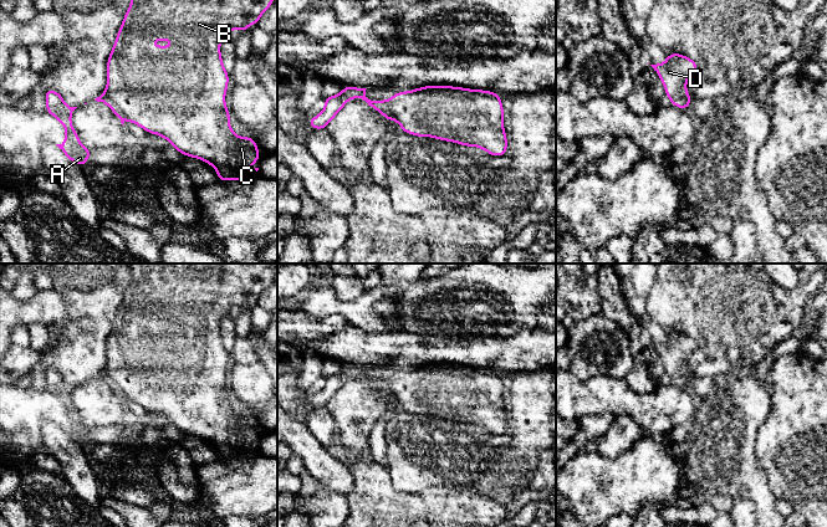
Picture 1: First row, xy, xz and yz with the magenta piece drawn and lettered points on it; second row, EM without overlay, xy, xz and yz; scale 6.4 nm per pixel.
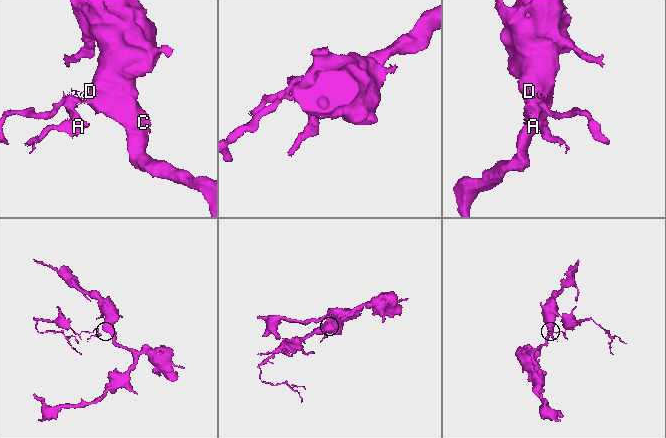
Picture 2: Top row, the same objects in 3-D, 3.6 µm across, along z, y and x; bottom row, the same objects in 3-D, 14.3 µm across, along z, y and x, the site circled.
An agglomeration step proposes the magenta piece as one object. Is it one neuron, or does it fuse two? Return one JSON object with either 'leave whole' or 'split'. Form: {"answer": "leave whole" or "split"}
{"answer": "leave whole"}

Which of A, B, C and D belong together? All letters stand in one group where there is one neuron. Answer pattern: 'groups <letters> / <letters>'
groups A B C D

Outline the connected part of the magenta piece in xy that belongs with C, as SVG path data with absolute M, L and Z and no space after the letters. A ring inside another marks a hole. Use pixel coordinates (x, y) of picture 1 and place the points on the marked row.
M132 0L129 9L124 14L123 22L118 30L114 45L107 60L107 87L106 91L95 101L106 103L112 112L121 119L123 126L124 121L129 121L147 133L158 134L165 138L179 153L189 158L199 158L215 168L219 181L243 180L247 183L251 179L254 170L252 163L259 162L261 158L257 150L257 143L251 137L238 137L229 123L230 111L225 106L225 93L229 85L229 73L224 68L220 44L221 40L229 36L233 29L239 29L243 34L247 31L250 24L259 25L261 15L272 5L274 0ZM150 40L173 40L172 47L149 46Z

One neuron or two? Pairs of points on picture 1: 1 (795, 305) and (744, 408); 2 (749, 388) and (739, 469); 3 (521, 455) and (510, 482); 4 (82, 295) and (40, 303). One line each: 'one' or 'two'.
1: two
2: one
3: one
4: two

